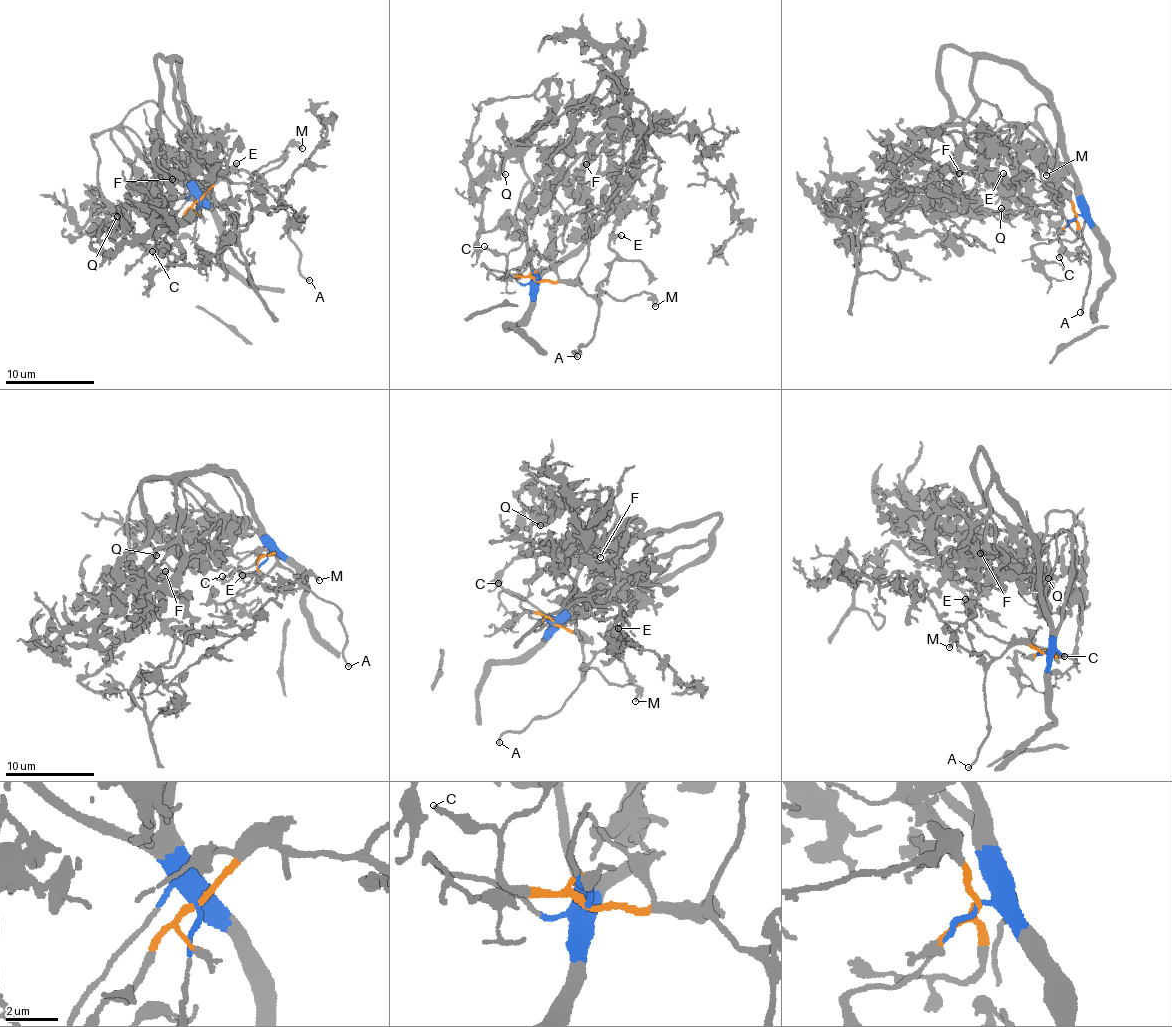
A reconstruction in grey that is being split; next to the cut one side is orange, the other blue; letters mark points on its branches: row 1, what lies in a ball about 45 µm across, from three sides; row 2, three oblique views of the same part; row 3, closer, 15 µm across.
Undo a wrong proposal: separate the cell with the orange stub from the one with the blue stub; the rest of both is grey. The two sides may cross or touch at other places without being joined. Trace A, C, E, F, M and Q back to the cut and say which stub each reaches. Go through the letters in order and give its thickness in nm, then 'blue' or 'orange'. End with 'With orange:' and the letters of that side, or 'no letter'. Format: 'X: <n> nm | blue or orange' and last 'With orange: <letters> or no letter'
A: 190 nm | orange
C: 200 nm | orange
E: 240 nm | orange
F: 280 nm | blue
M: 240 nm | orange
Q: 140 nm | blue
With orange: A, C, E, M

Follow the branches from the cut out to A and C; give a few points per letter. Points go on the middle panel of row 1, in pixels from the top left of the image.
A: (535, 279), (580, 284), (594, 297), (598, 317), (586, 345), (577, 348), (579, 352), (572, 352), (577, 356)
C: (535, 279), (516, 277), (506, 267), (507, 258), (484, 246)

